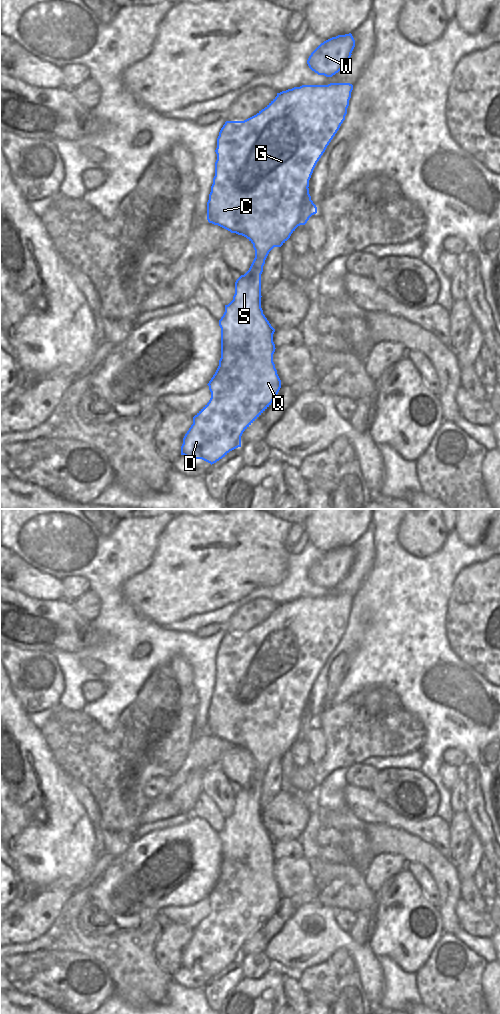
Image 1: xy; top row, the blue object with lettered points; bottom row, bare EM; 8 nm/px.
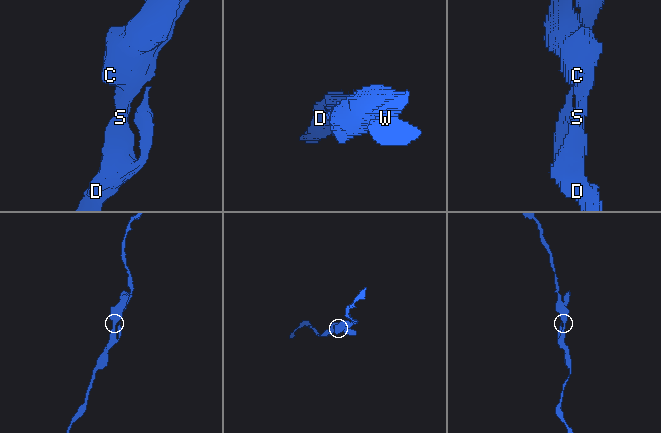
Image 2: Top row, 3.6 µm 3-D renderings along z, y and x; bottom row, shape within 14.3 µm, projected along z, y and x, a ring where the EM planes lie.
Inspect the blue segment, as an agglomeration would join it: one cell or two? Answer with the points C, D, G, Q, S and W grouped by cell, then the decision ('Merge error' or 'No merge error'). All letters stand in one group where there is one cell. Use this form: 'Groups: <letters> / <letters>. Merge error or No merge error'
Groups: C D G Q S W. No merge error.

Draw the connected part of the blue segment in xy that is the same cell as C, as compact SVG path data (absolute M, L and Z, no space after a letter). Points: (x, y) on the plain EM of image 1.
M350 595L294 599L277 605L264 621L244 633L226 633L219 644L215 688L207 714L207 732L246 749L253 756L255 770L249 782L236 792L233 812L225 817L225 824L219 832L221 870L207 896L211 910L193 929L193 936L183 950L181 967L202 971L212 977L230 963L241 959L243 944L271 917L281 900L273 874L275 841L261 820L261 786L269 764L274 759L281 759L298 738L305 737L317 725L309 706L309 692L317 674L345 632L352 602Z

